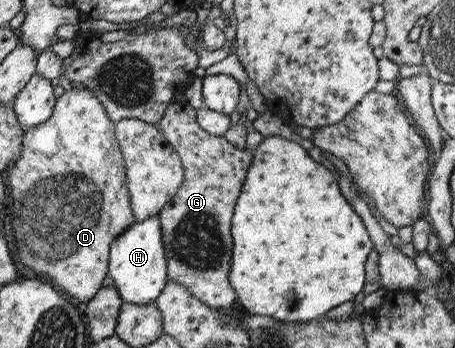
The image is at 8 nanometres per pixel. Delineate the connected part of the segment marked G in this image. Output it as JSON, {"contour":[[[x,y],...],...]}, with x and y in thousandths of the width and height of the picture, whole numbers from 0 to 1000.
{"contour":[[[393,284],[371,296],[341,362],[391,440],[402,514],[385,560],[347,606],[367,805],[398,813],[420,851],[459,885],[499,888],[519,868],[499,784],[508,750],[503,652],[556,437],[521,428],[490,391],[451,382],[429,348],[429,313]]]}

